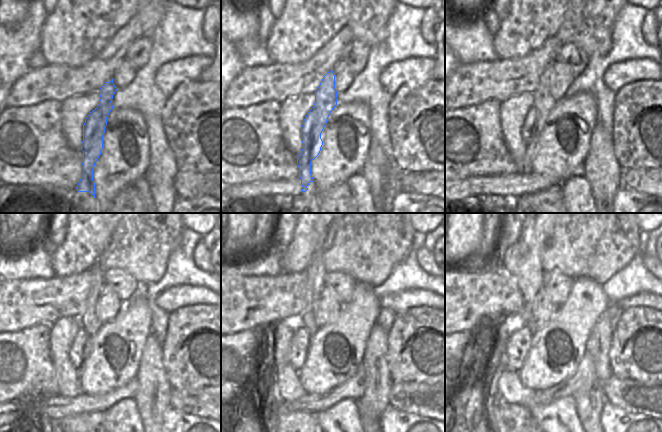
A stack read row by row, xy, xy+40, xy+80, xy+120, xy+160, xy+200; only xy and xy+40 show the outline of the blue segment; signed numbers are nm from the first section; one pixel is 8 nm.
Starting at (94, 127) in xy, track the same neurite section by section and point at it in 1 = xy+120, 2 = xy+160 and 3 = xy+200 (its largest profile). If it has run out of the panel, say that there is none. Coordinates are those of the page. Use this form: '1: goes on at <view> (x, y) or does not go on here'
1: goes on at xy+120 (90, 324)
2: goes on at xy+160 (300, 340)
3: goes on at xy+200 (517, 346)

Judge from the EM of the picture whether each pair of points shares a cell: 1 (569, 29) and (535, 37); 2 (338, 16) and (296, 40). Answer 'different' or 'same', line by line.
1: different
2: same

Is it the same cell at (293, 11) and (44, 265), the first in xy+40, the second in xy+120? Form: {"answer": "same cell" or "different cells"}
{"answer": "different cells"}

